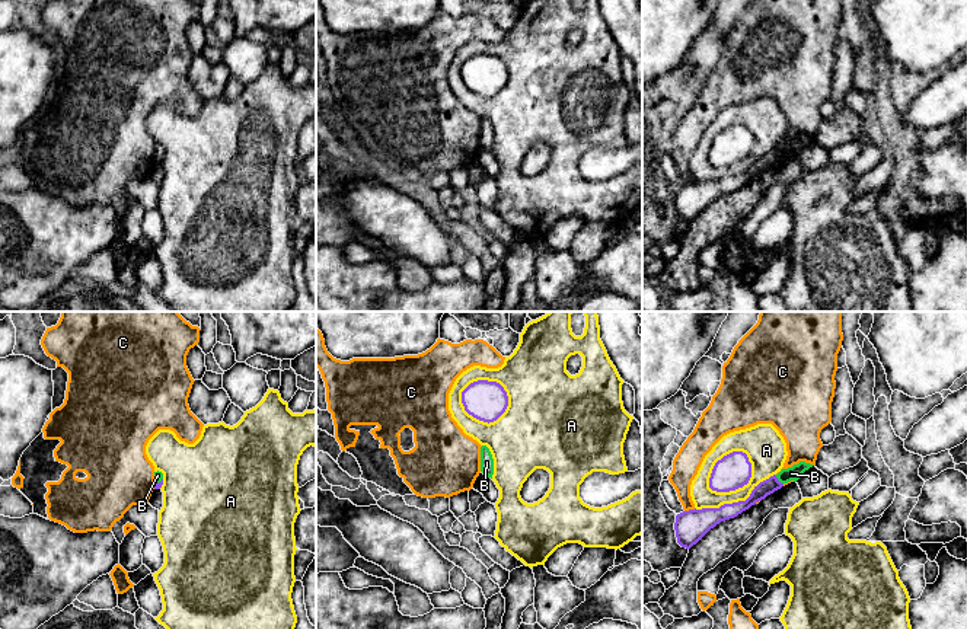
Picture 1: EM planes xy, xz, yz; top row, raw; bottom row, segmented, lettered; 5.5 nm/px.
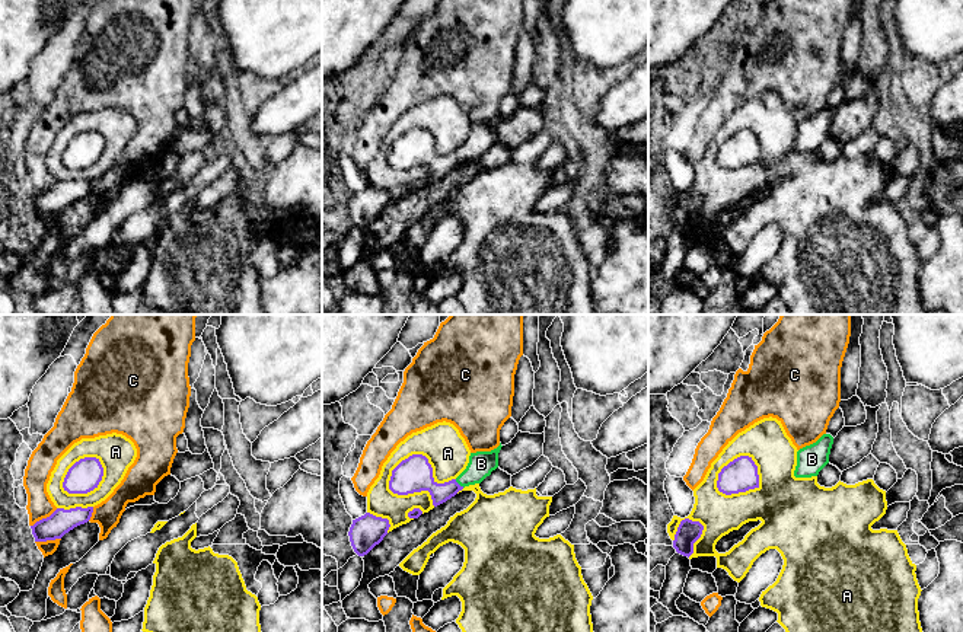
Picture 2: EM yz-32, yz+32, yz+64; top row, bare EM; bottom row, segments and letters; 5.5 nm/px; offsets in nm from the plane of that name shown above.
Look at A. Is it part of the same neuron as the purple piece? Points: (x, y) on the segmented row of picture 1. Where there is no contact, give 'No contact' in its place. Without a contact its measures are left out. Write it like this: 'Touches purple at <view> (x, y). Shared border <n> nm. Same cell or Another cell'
Touches purple at xz (491, 382). Shared border 280 nm. Another cell

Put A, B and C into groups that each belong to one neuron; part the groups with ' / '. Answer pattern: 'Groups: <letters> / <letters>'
Groups: A / B / C

